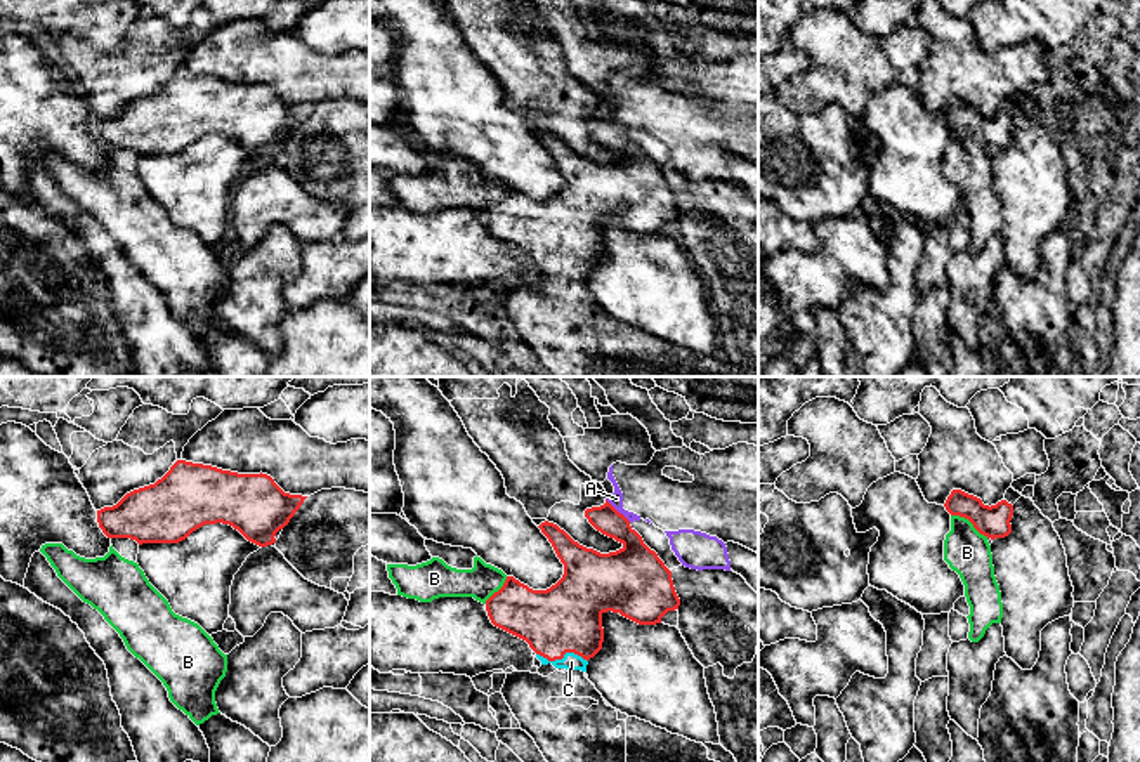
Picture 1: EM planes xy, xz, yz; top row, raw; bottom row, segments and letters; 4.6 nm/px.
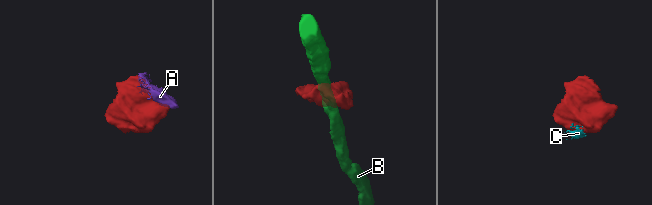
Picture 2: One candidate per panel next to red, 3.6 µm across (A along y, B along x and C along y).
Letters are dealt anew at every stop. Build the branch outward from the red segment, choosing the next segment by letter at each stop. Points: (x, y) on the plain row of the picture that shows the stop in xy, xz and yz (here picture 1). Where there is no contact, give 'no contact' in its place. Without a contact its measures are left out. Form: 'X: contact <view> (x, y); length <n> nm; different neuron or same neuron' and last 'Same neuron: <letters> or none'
A: contact xz (616, 122); length 160 nm; same neuron
B: contact yz (970, 132); length 200 nm; different neuron
C: contact xz (563, 268); length 240 nm; same neuron
Same neuron: A, C

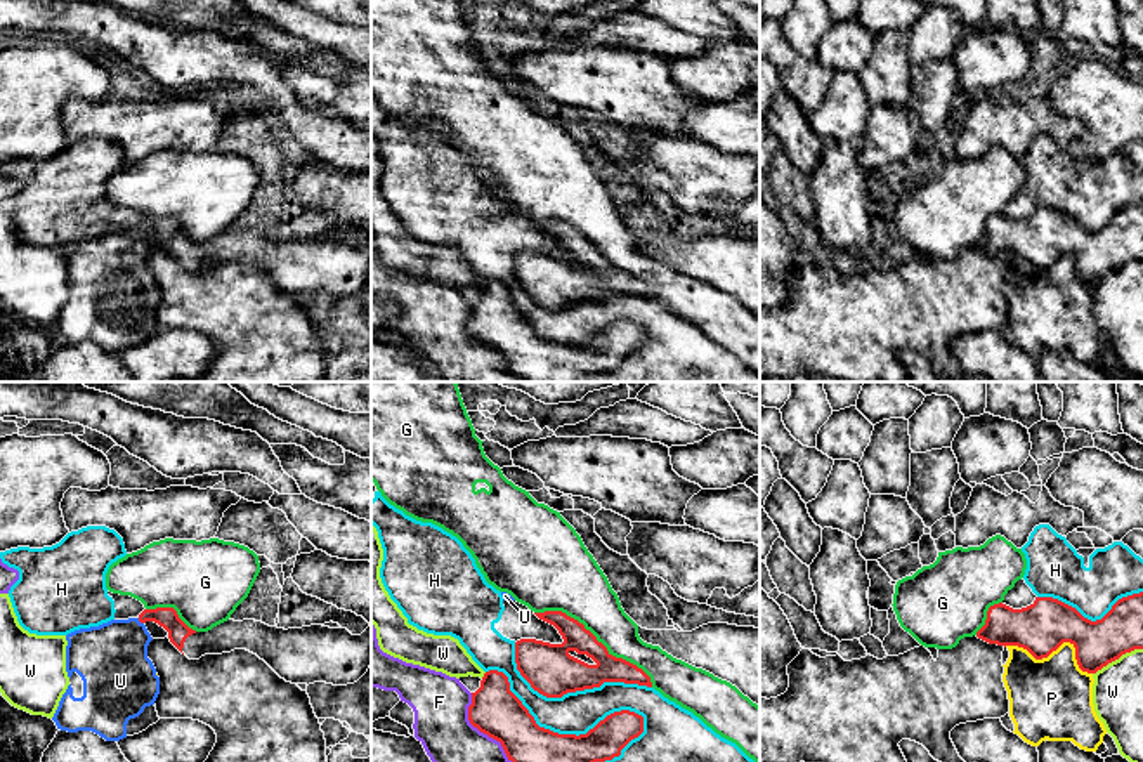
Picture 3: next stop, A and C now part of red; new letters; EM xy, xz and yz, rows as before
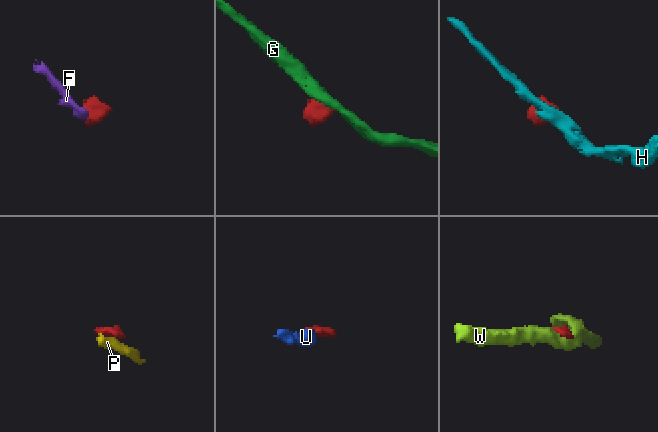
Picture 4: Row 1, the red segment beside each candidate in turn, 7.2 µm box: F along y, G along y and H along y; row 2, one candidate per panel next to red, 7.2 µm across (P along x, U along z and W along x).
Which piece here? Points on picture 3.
F: contact xz (481, 342); length 400 nm; different neuron
G: contact xz (595, 250); length 650 nm; different neuron
H: contact xz (564, 346); length 800 nm; different neuron
P: contact yz (1055, 261); length 420 nm; different neuron
U: contact xy (141, 233); length 40 nm; different neuron
W: contact yz (1117, 269); length 260 nm; different neuron
Same neuron: none

